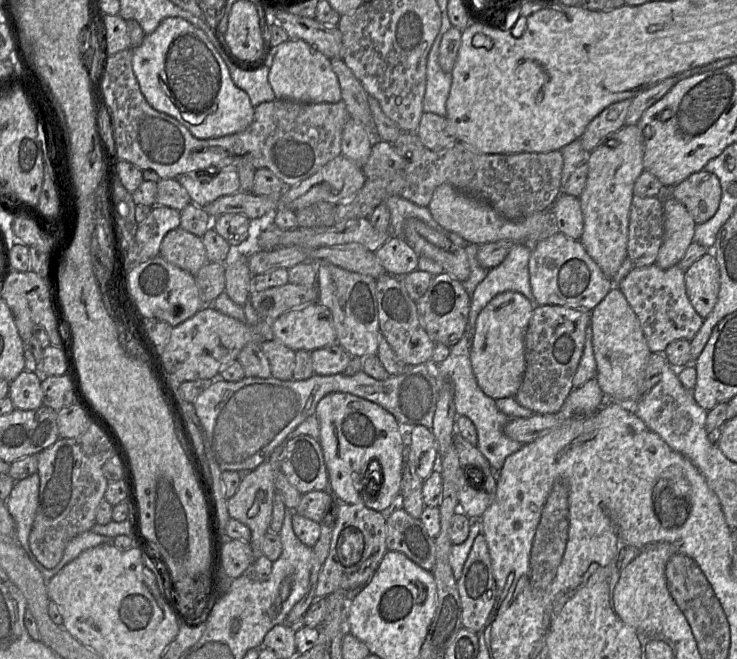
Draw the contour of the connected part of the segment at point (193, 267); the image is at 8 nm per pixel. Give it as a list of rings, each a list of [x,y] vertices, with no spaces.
[[[178,227],[164,237],[160,256],[186,272],[196,275],[208,262],[202,238]]]

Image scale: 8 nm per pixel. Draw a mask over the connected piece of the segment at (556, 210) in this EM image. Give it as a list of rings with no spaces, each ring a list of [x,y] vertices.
[[[562,193],[550,209],[558,232],[573,240],[580,240],[584,219],[579,198]]]

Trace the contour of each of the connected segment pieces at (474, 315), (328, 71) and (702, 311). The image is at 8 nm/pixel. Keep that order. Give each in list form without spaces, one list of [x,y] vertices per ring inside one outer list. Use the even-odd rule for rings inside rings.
[[[514,244],[505,259],[490,269],[485,279],[477,285],[471,298],[468,315],[466,337],[469,346],[472,346],[472,332],[476,329],[480,312],[496,295],[514,291],[535,304],[528,269],[531,249],[532,246],[527,244]]]
[[[288,39],[275,47],[269,68],[268,80],[277,100],[292,100],[311,104],[338,103],[342,100],[339,80],[331,67],[331,60],[304,40]]]
[[[712,251],[686,270],[685,284],[693,308],[705,319],[713,310],[720,291],[720,269]]]

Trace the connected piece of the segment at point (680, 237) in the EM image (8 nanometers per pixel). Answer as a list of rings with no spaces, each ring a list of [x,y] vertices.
[[[672,196],[663,200],[664,235],[655,264],[668,269],[677,265],[693,242],[696,222],[686,207]]]

